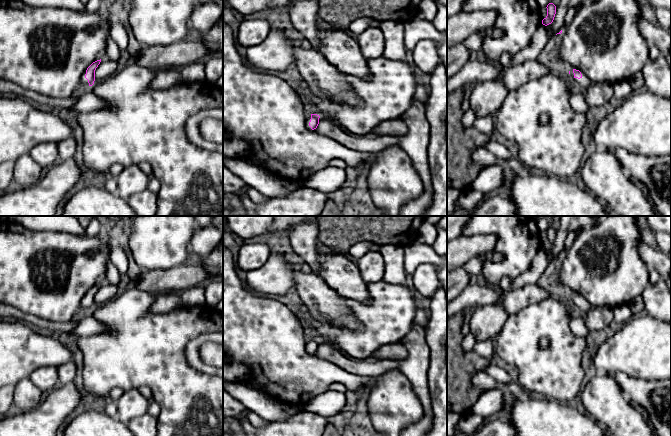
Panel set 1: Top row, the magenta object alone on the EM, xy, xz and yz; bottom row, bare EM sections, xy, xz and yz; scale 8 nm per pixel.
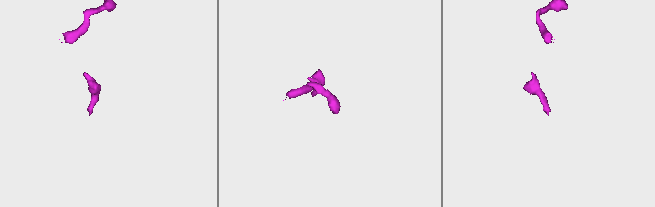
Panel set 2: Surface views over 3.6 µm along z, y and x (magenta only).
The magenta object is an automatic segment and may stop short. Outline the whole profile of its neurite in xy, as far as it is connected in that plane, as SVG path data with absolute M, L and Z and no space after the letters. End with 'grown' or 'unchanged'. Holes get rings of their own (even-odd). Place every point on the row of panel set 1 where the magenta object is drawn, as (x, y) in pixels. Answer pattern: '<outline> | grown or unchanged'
M101 59L93 62L88 68L84 71L80 78L80 88L87 89L94 84L95 81L95 70L100 64Z | grown

